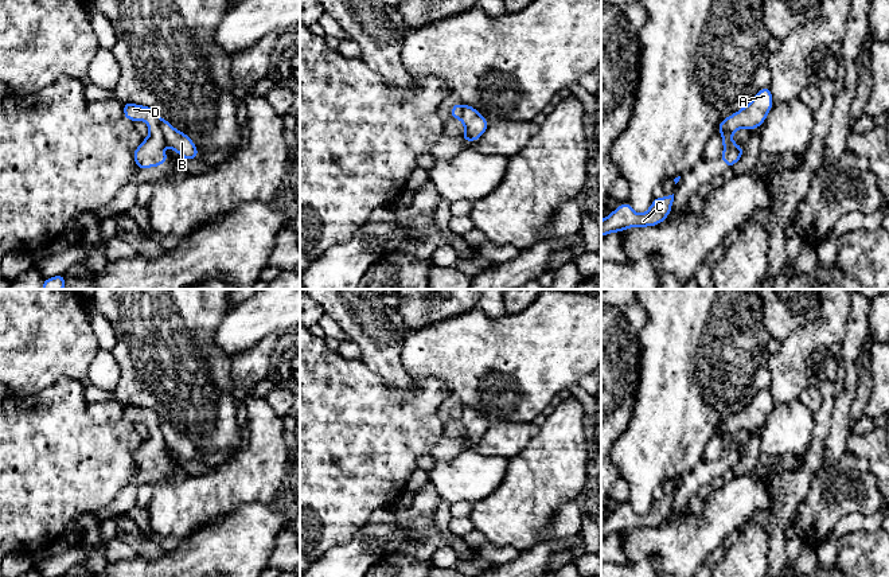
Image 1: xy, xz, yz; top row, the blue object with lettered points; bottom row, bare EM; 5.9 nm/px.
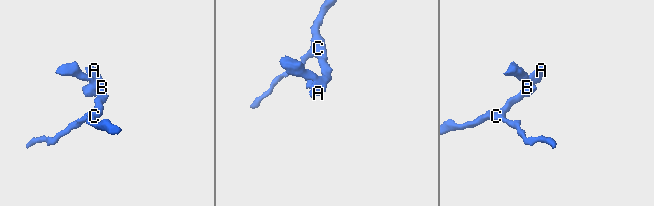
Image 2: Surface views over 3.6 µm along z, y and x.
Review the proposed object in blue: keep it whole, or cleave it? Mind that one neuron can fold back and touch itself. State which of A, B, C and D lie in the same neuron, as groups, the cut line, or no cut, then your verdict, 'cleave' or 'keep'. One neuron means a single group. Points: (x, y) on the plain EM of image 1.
A B C / D | xy (159, 420), (159, 428), (166, 444) | cleave

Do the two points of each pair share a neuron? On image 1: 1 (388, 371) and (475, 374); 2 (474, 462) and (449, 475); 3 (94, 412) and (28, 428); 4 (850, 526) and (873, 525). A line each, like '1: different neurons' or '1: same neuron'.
1: different neurons
2: same neuron
3: different neurons
4: same neuron

